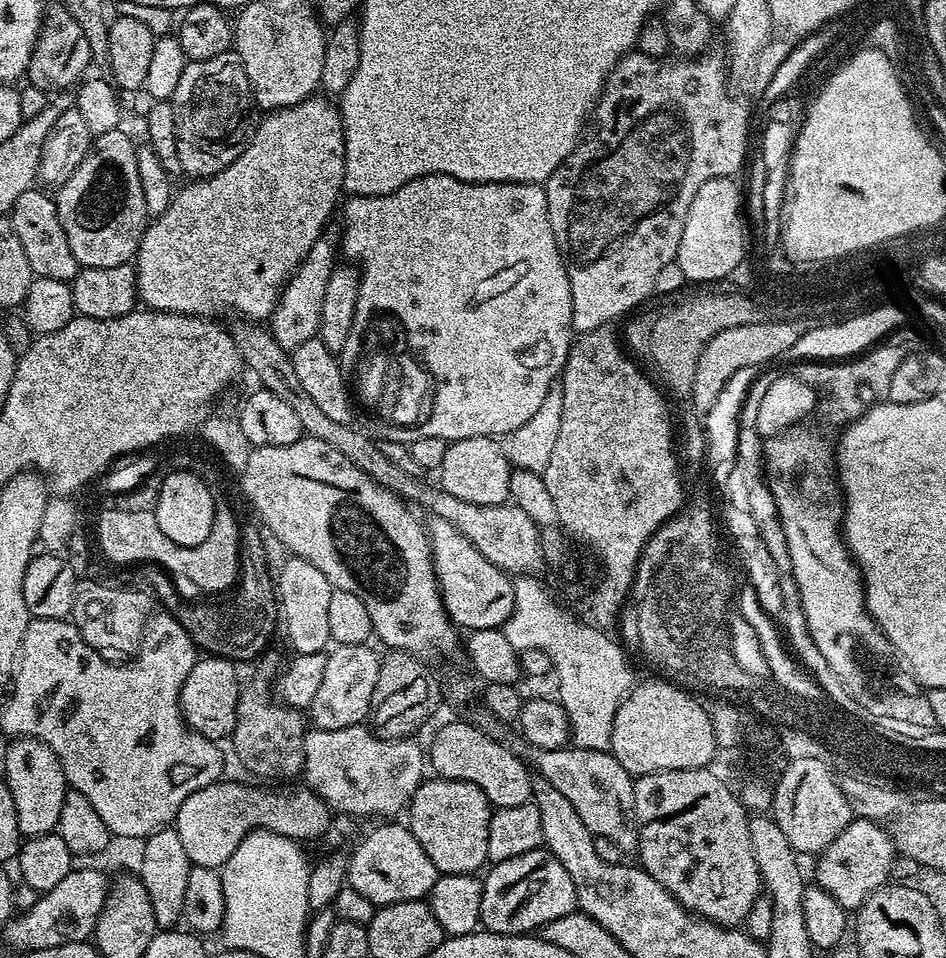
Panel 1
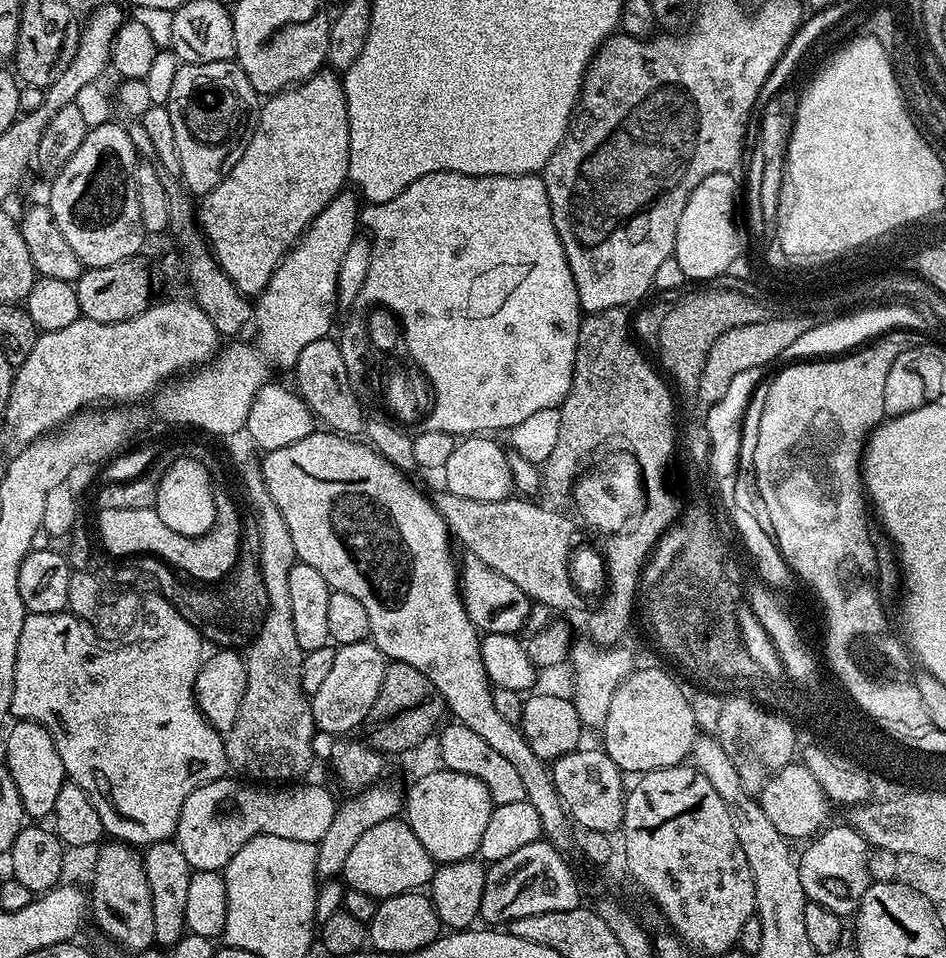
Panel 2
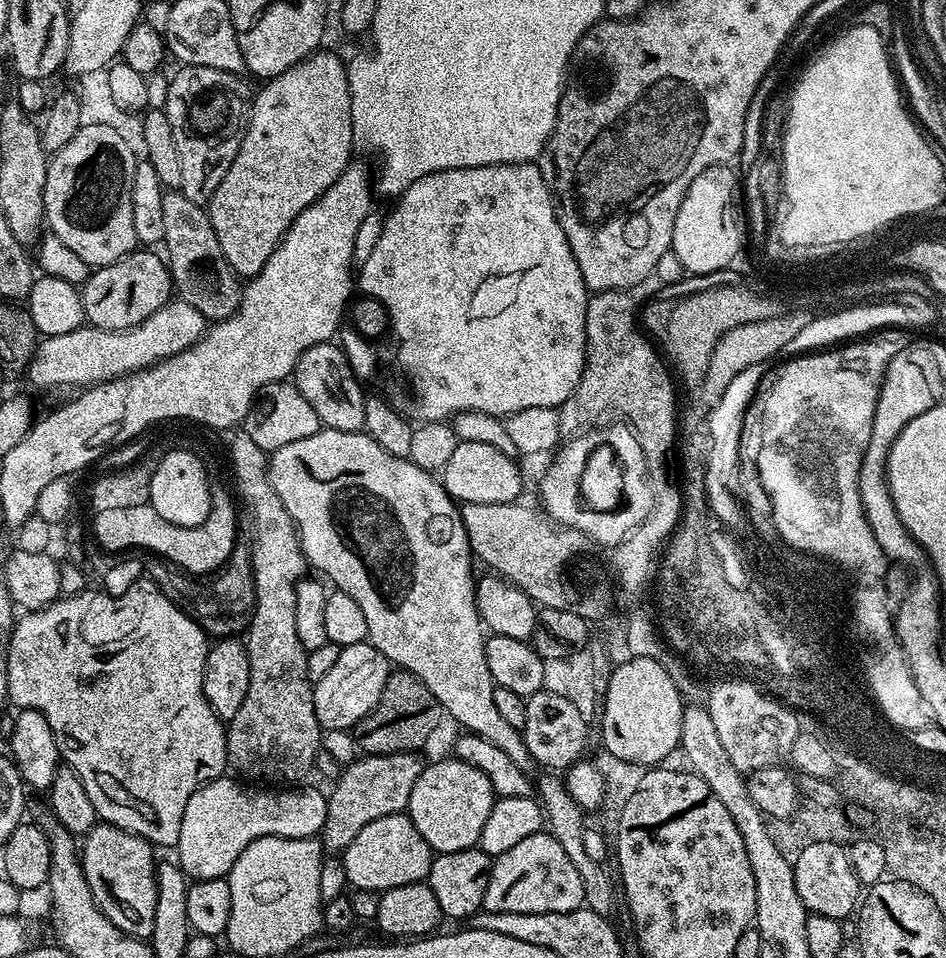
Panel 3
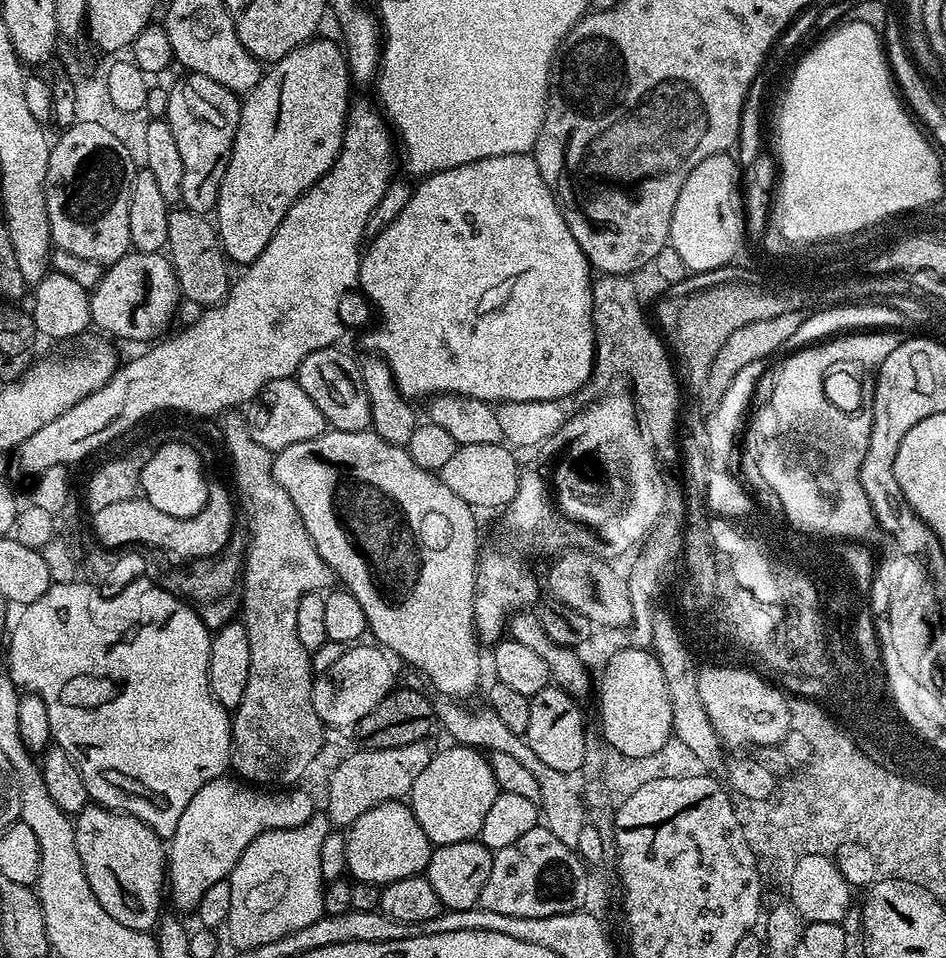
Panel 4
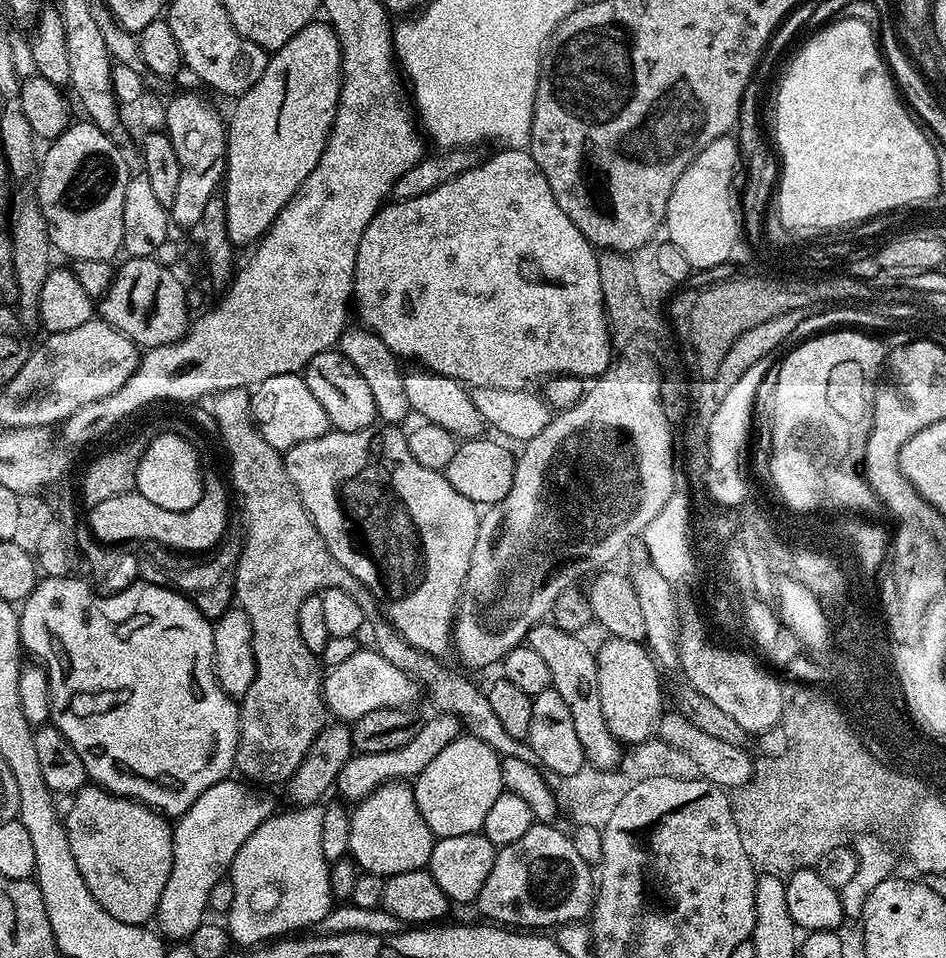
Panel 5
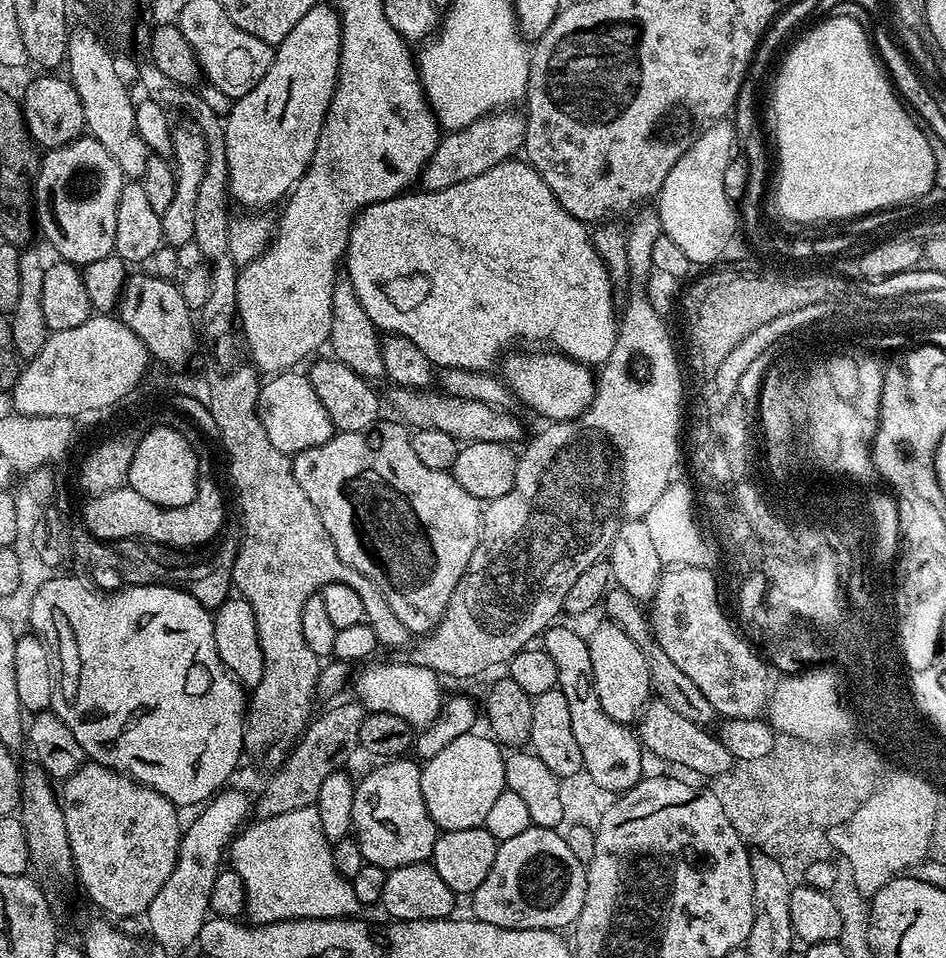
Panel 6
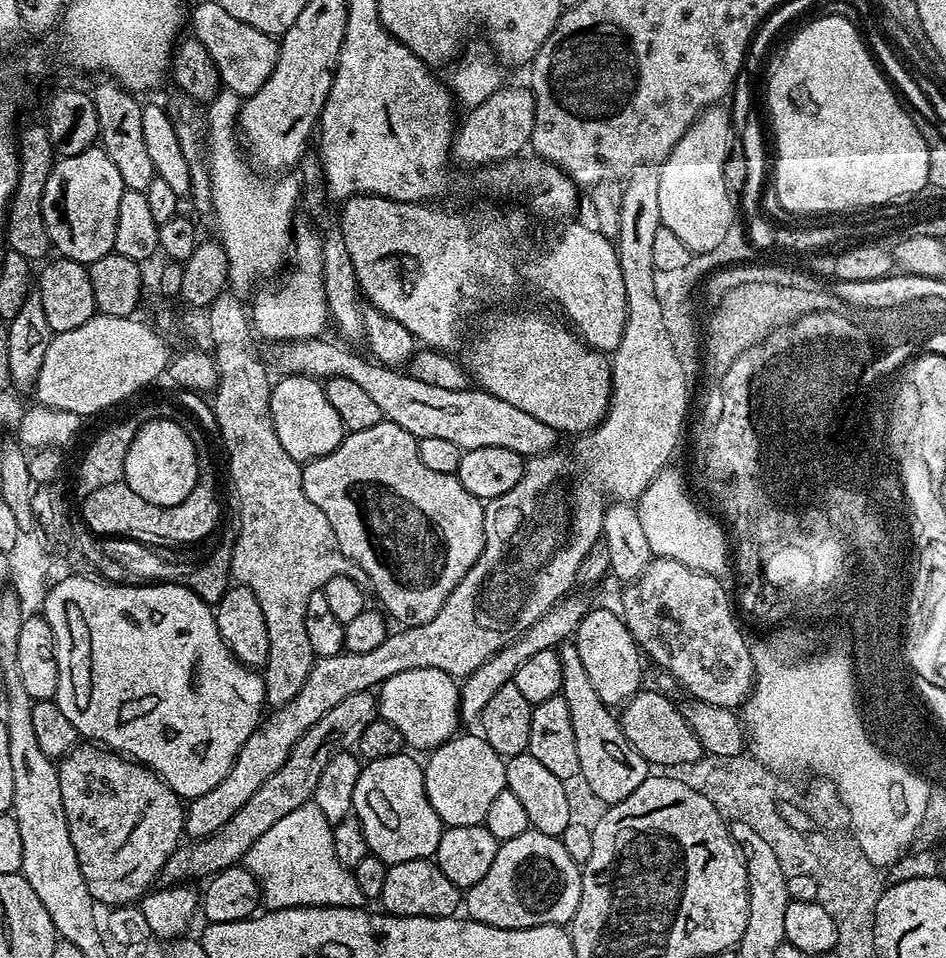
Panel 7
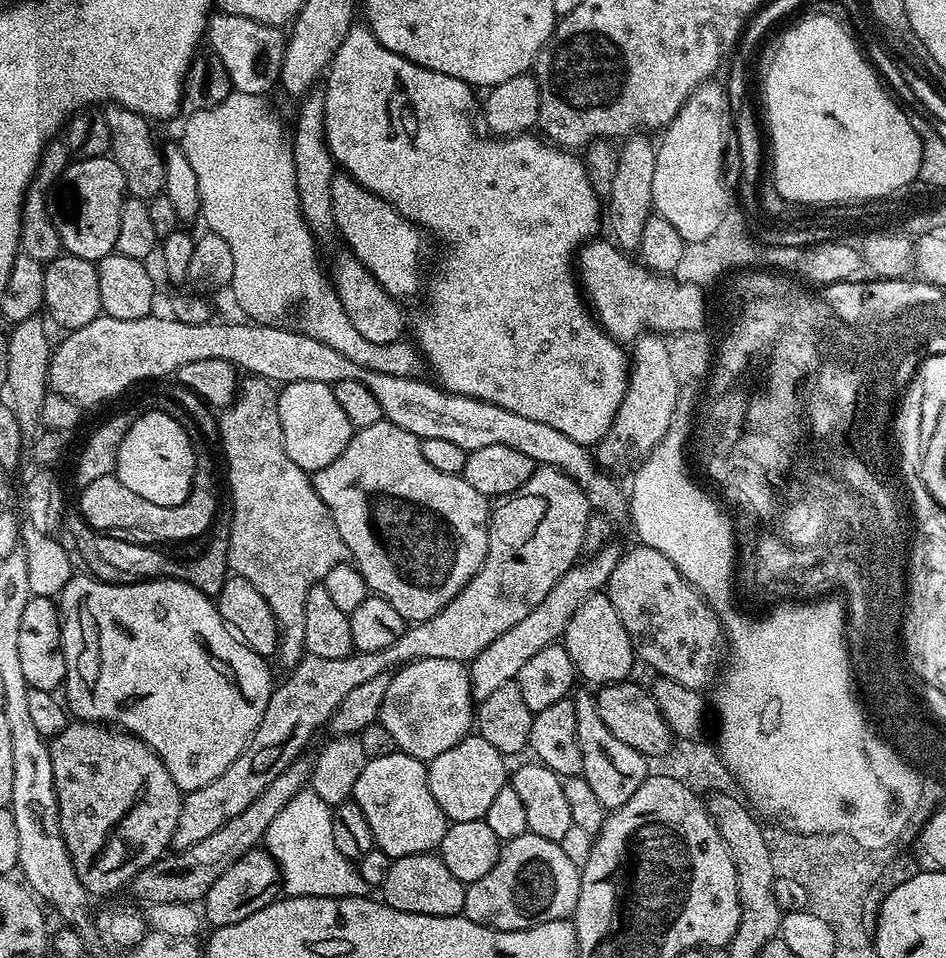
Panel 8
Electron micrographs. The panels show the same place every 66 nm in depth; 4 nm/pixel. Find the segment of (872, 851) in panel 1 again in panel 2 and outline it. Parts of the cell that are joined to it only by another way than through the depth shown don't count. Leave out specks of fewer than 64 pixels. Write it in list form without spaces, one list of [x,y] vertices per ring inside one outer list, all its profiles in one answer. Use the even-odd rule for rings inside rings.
[[[845,822],[834,824],[825,827],[819,835],[803,845],[804,853],[798,856],[798,878],[802,878],[802,890],[811,903],[826,906],[826,910],[834,910],[834,914],[848,918],[860,909],[870,883],[870,847],[862,834],[851,825]]]

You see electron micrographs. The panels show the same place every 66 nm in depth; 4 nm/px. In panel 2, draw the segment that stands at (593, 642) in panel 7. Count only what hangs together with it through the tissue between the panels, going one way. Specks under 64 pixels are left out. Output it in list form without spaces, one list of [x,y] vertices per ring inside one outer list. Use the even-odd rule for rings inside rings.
[[[637,667],[620,683],[618,690],[614,690],[614,698],[610,698],[610,710],[606,714],[602,735],[604,735],[602,741],[604,753],[618,765],[621,773],[643,774],[685,763],[696,747],[698,727],[695,710],[692,705],[683,701],[675,675],[663,672],[660,668]]]

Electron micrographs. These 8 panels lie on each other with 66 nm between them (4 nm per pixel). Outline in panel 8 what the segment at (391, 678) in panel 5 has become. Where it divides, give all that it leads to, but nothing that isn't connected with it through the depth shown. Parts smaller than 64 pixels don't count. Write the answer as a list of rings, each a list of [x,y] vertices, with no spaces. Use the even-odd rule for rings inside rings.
[[[426,658],[414,660],[391,673],[392,681],[386,690],[378,721],[394,738],[397,749],[425,762],[438,758],[438,754],[458,746],[464,737],[474,728],[474,701],[472,699],[472,680],[468,677],[468,668],[459,660],[446,658]]]

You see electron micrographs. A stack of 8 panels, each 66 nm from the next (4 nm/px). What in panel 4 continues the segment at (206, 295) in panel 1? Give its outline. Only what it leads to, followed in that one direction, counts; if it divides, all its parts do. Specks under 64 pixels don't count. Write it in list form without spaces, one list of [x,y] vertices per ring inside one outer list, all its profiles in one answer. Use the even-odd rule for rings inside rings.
[[[313,38],[307,44],[300,44],[294,50],[290,50],[290,54],[286,54],[280,60],[275,61],[269,67],[272,69],[269,72],[267,69],[261,75],[258,86],[254,86],[254,90],[243,97],[240,105],[240,121],[238,122],[238,130],[232,147],[232,157],[226,166],[226,174],[222,178],[222,186],[214,209],[214,224],[218,229],[220,245],[223,248],[224,255],[233,265],[235,265],[234,263],[240,264],[239,266],[252,264],[254,258],[258,258],[258,254],[262,254],[262,250],[266,250],[266,242],[270,242],[274,230],[278,230],[278,222],[282,222],[282,218],[286,218],[286,210],[290,210],[290,206],[294,206],[294,202],[306,190],[310,190],[310,186],[314,186],[314,182],[318,182],[318,178],[322,178],[327,174],[330,166],[334,166],[334,162],[340,153],[340,147],[344,141],[344,127],[348,121],[350,107],[350,99],[348,100],[348,84],[350,85],[348,57],[345,49],[335,39],[333,39],[334,41],[320,39]]]

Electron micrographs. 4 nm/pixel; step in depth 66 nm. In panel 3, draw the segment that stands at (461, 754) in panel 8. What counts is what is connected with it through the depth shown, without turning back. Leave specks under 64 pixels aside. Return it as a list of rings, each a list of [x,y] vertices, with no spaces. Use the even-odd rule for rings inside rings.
[[[455,758],[436,760],[433,764],[425,763],[422,774],[418,774],[418,782],[410,790],[406,815],[414,822],[418,834],[426,838],[433,853],[457,852],[479,845],[482,826],[486,826],[496,799],[490,778],[482,770],[474,770],[474,766]]]

